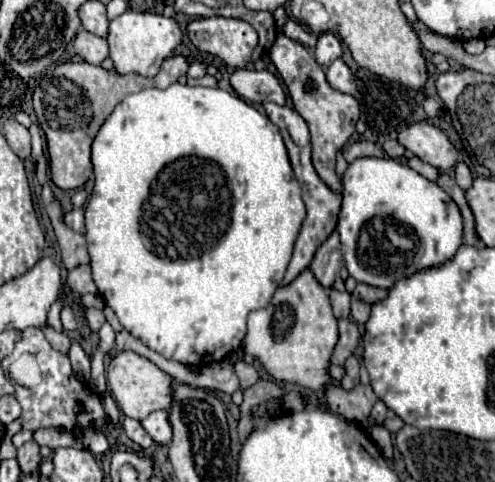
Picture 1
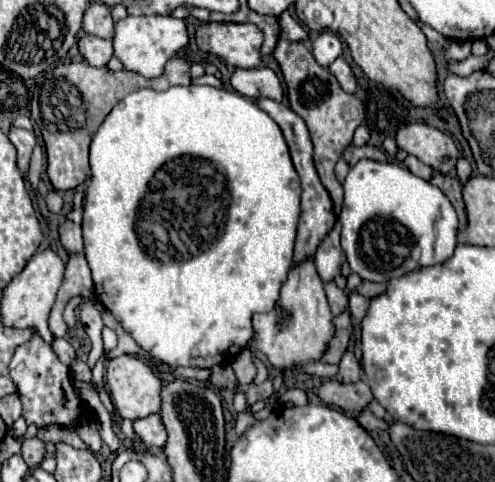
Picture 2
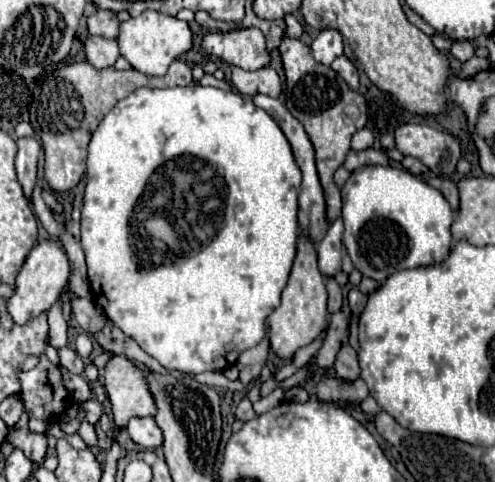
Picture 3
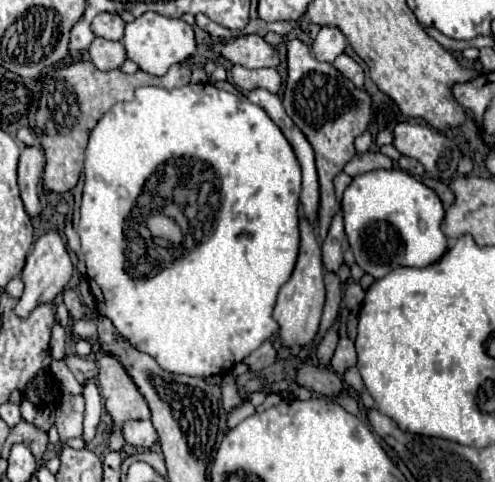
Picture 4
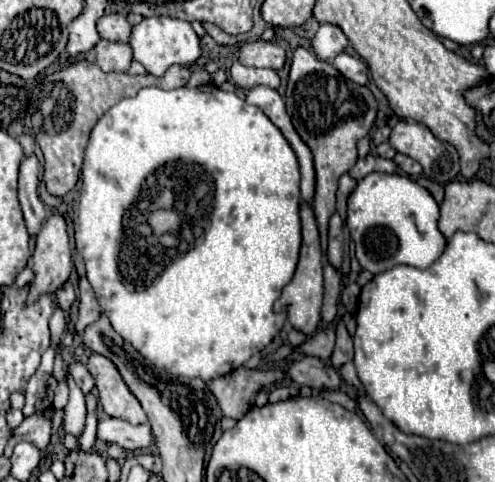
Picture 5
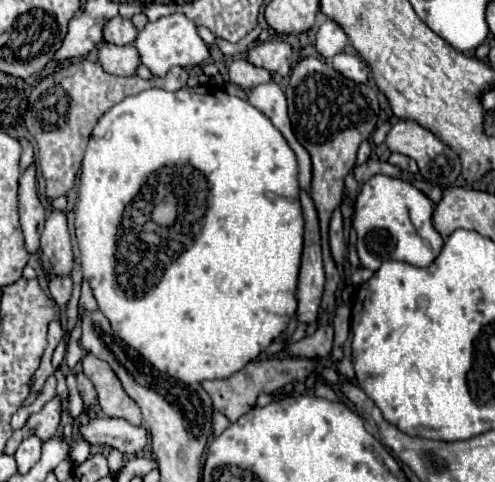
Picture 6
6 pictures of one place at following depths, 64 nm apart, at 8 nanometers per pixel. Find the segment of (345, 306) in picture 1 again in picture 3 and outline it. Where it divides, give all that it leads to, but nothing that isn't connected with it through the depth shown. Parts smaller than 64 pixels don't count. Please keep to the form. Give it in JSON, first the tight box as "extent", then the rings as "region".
{"extent":[326,278,344,314],"region":[[[332,278],[326,282],[326,290],[328,290],[328,310],[334,314],[334,312],[338,312],[338,310],[342,308],[344,294],[342,294],[342,290],[338,288],[338,284],[336,284]]]}

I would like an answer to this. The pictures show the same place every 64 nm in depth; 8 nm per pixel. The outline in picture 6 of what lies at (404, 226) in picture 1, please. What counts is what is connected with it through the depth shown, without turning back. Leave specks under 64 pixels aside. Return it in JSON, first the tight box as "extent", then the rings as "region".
{"extent":[352,174,444,272],"region":[[[384,174],[372,176],[362,184],[354,204],[352,226],[358,236],[356,250],[360,264],[372,272],[376,272],[376,268],[380,268],[382,262],[388,260],[428,268],[428,264],[436,260],[440,248],[444,246],[442,236],[436,232],[436,228],[432,228],[432,212],[434,204],[430,202],[430,198],[410,182]]]}

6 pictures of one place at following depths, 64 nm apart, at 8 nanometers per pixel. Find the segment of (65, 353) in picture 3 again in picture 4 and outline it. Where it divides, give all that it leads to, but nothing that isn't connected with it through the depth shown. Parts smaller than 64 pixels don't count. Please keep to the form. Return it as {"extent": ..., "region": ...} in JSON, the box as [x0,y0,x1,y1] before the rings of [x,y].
{"extent":[64,354,98,384],"region":[[[68,354],[64,356],[64,362],[80,384],[86,384],[88,378],[98,376],[98,364],[92,358],[78,358],[76,354]]]}

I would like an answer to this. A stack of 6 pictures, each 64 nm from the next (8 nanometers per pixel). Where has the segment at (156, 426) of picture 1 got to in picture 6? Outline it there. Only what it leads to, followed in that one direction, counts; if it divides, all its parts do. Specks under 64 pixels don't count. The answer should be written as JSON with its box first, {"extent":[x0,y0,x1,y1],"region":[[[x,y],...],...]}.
{"extent":[80,416,148,454],"region":[[[108,416],[94,418],[88,426],[80,426],[80,434],[90,444],[112,446],[122,454],[136,454],[148,444],[148,430],[144,426],[134,426],[126,420]]]}

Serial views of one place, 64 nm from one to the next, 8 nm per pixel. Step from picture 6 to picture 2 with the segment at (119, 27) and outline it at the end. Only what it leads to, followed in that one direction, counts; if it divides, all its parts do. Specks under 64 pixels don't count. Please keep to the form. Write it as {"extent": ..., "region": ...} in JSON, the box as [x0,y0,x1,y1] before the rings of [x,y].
{"extent":[84,2,114,38],"region":[[[92,2],[84,12],[84,32],[94,34],[98,38],[112,38],[114,20],[110,16],[110,8],[102,2]]]}

